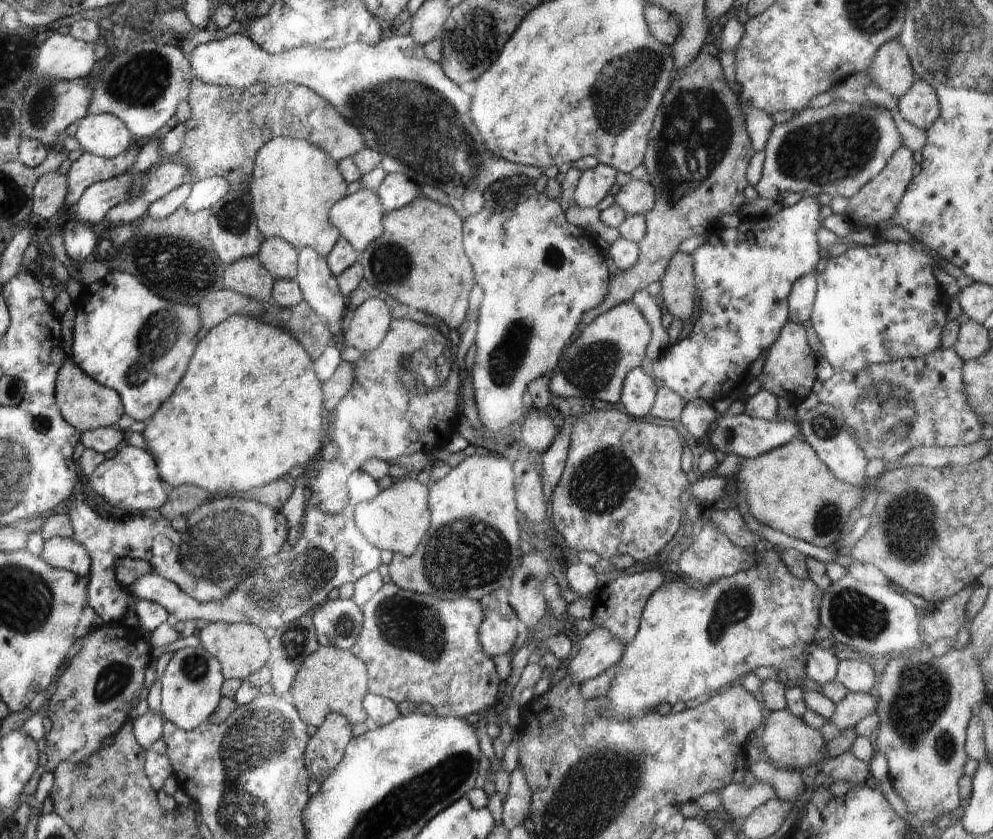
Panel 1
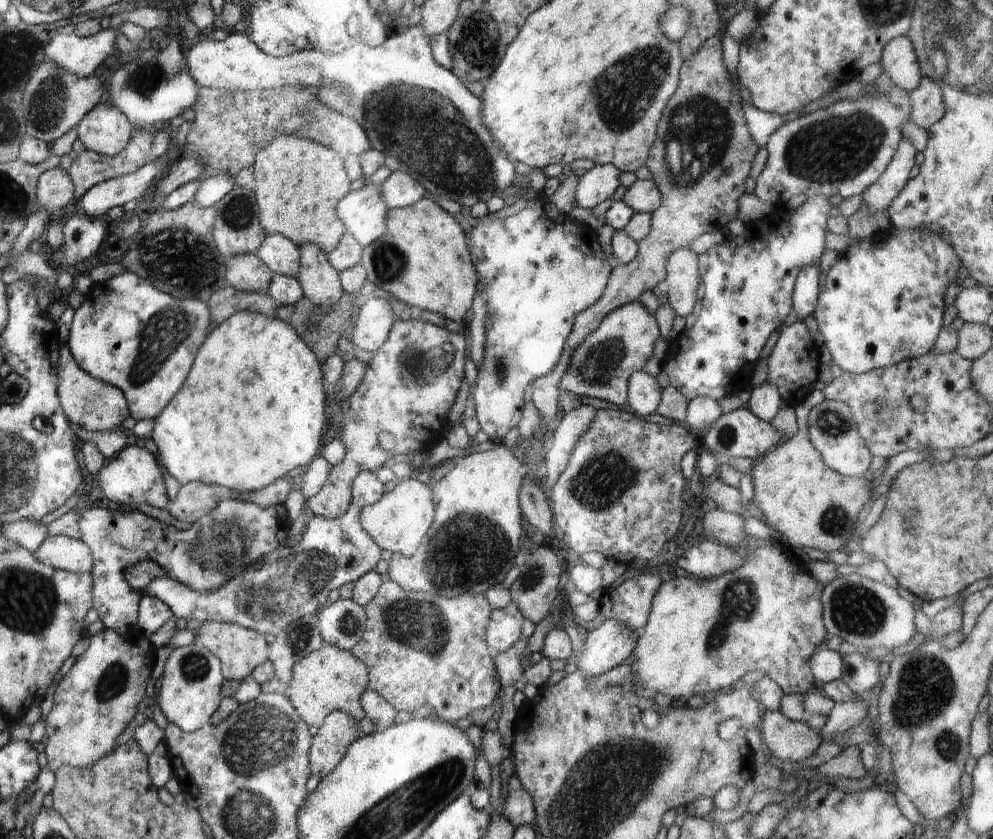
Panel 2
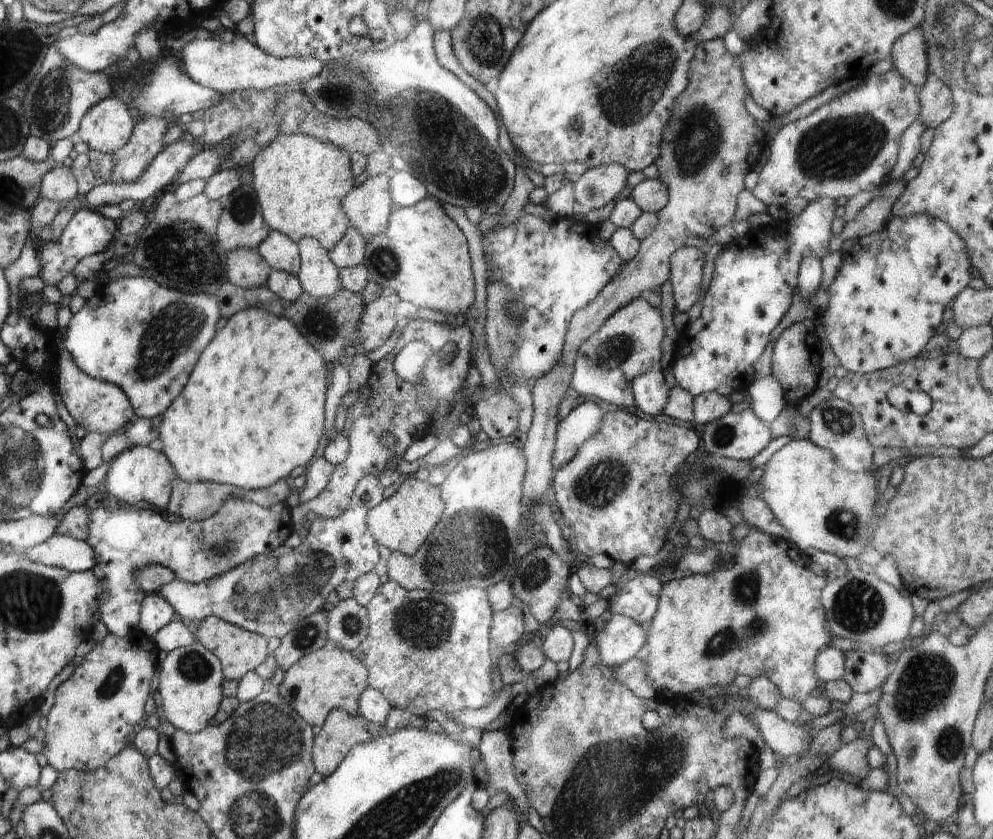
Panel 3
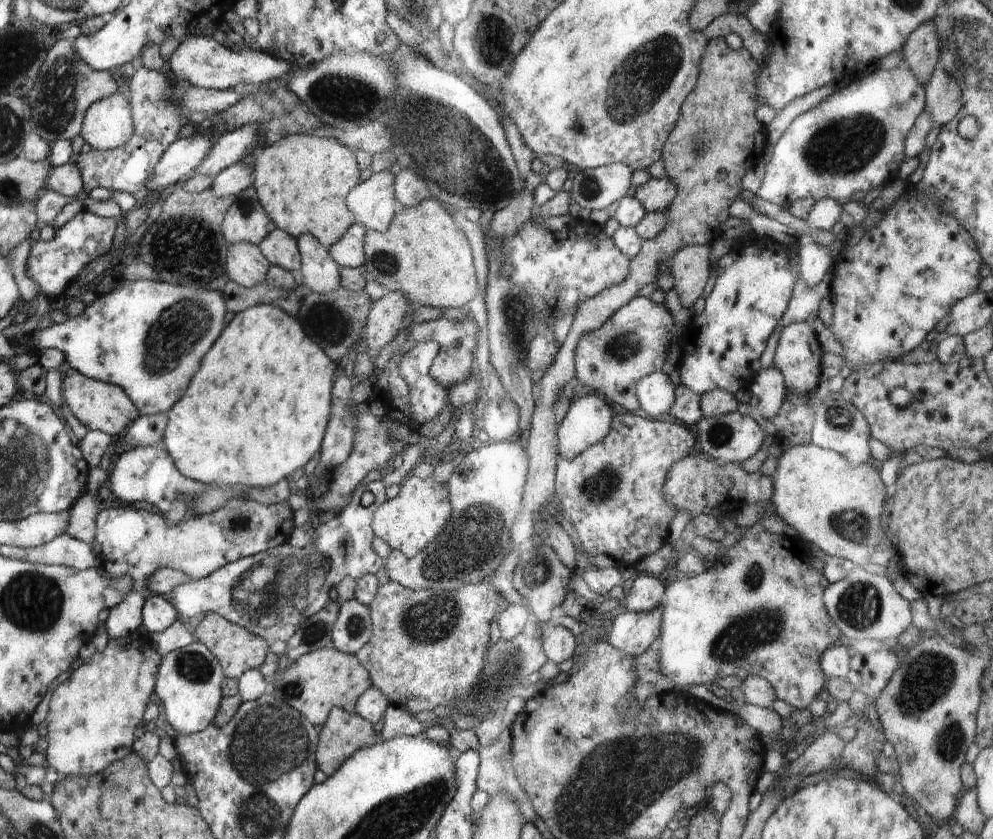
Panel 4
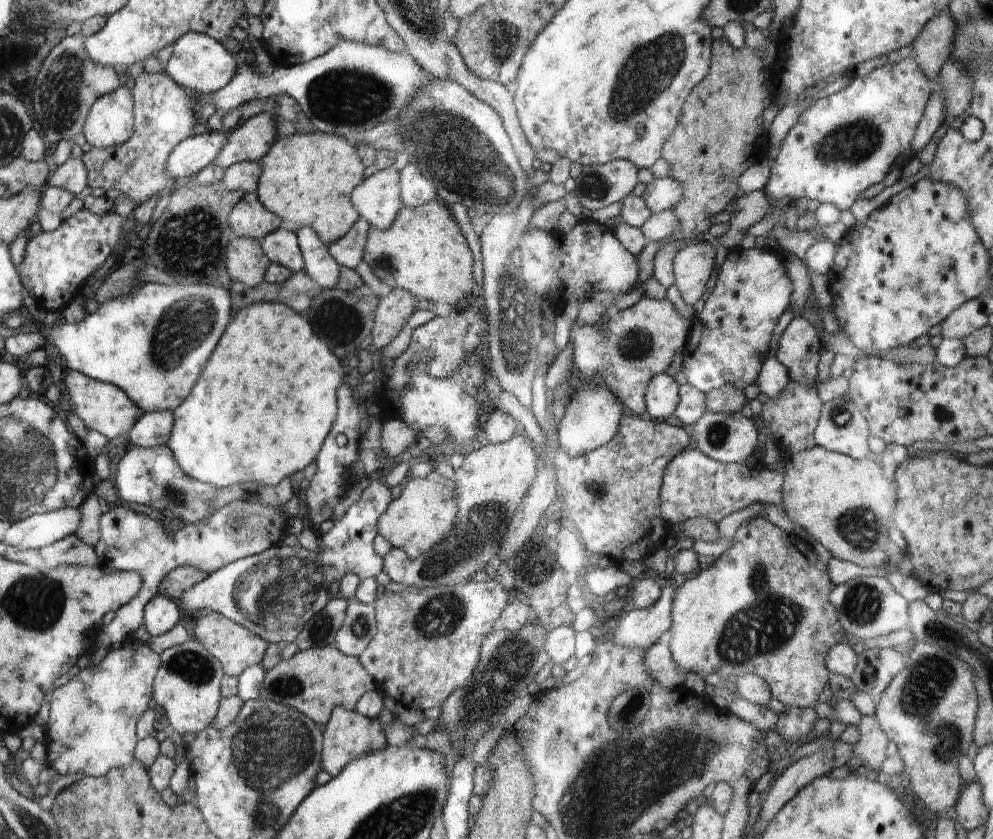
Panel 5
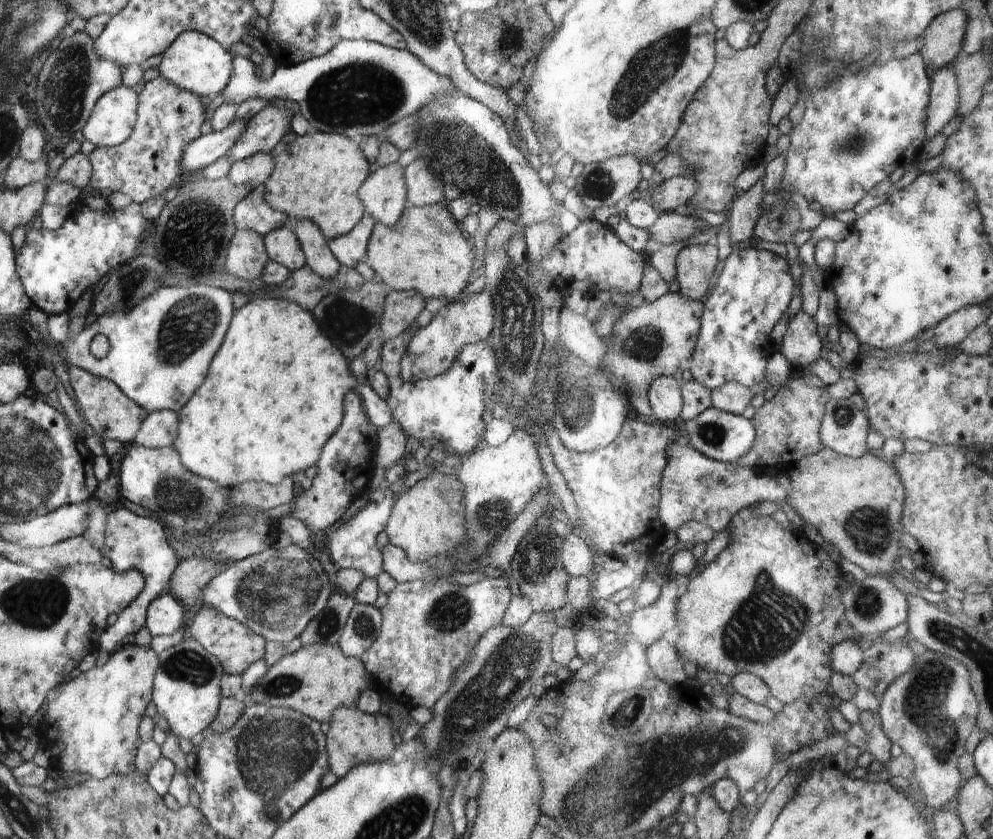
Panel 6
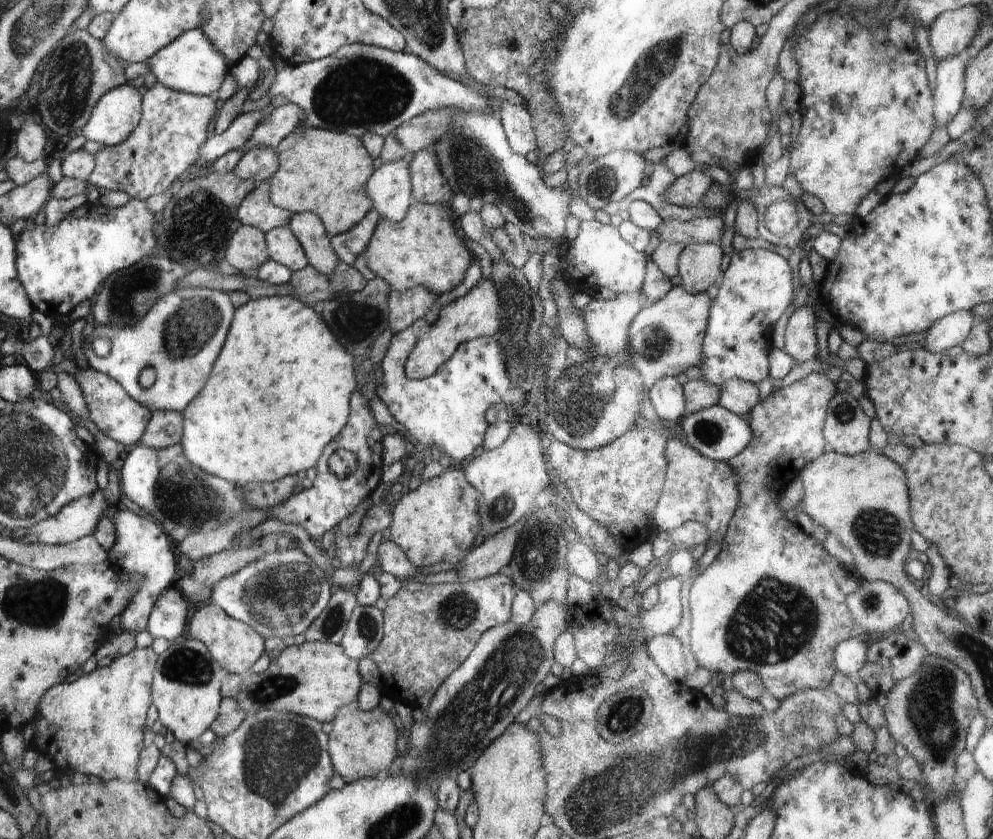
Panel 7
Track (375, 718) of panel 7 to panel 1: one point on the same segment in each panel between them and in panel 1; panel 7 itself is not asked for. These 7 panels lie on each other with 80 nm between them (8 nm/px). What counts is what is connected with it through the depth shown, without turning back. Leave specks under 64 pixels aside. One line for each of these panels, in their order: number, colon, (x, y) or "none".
1: (327, 746)
2: (339, 731)
3: (342, 731)
4: (343, 733)
5: (348, 735)
6: (354, 738)

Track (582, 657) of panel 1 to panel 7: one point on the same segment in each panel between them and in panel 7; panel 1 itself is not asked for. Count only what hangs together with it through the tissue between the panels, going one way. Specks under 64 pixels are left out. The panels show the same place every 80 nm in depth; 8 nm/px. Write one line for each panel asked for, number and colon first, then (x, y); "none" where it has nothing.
2: (609, 643)
3: (622, 638)
4: (632, 633)
5: (640, 628)
6: (647, 624)
7: (664, 617)

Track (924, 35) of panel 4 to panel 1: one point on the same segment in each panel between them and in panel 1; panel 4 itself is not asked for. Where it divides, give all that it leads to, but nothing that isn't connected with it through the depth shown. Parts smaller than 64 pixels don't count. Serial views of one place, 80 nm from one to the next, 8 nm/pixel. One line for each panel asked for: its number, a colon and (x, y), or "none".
1: (891, 70)
2: (899, 60)
3: (909, 54)

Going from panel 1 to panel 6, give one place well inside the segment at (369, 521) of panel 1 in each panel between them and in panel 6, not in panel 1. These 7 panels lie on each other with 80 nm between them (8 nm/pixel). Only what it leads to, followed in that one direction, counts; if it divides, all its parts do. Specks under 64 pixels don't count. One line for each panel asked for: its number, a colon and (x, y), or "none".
2: (398, 522)
3: (402, 523)
4: (408, 522)
5: (424, 514)
6: (428, 520)

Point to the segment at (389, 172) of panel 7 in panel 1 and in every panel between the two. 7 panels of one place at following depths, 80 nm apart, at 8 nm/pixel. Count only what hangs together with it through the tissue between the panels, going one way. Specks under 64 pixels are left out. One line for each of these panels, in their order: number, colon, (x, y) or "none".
1: (360, 216)
2: (363, 212)
3: (368, 206)
4: (372, 201)
5: (378, 198)
6: (384, 193)

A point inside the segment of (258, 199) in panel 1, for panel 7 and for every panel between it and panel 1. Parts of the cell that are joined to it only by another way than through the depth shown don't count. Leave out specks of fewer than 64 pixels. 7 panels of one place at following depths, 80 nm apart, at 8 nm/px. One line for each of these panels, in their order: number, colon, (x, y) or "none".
2: (299, 182)
3: (301, 181)
4: (303, 181)
5: (307, 178)
6: (317, 176)
7: (325, 172)

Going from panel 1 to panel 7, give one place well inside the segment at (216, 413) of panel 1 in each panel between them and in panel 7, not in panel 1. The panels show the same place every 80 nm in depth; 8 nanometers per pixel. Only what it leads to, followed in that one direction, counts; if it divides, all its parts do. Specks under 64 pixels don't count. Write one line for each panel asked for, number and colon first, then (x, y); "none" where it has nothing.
2: (250, 358)
3: (254, 410)
4: (258, 410)
5: (239, 427)
6: (275, 395)
7: (280, 393)

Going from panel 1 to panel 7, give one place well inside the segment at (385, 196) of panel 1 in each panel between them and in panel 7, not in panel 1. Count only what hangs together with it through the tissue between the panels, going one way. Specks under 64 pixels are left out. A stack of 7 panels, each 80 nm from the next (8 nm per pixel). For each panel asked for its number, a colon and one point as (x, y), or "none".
2: (400, 189)
3: (406, 190)
4: (410, 189)
5: (416, 190)
6: (423, 188)
7: (429, 185)

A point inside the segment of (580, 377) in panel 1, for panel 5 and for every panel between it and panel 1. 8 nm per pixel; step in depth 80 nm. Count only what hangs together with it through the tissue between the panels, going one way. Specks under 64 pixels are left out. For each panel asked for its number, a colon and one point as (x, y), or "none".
2: (600, 367)
3: (629, 343)
4: (633, 343)
5: (639, 342)

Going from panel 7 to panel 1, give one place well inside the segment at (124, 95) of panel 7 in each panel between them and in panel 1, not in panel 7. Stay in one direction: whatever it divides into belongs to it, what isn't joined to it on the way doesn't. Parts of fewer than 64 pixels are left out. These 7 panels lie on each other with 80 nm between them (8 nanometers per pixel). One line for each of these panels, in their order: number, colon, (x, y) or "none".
1: (103, 134)
2: (106, 130)
3: (107, 126)
4: (107, 125)
5: (109, 122)
6: (112, 121)

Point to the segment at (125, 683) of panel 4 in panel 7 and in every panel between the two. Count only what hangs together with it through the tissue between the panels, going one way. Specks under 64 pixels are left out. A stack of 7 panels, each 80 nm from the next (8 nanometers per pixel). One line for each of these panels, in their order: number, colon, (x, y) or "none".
5: (92, 727)
6: (94, 727)
7: (94, 725)

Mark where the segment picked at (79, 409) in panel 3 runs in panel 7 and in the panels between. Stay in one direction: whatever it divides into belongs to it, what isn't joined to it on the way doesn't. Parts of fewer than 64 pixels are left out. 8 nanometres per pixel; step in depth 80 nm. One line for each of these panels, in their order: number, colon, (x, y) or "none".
4: (102, 406)
5: (104, 407)
6: (107, 408)
7: (119, 416)

